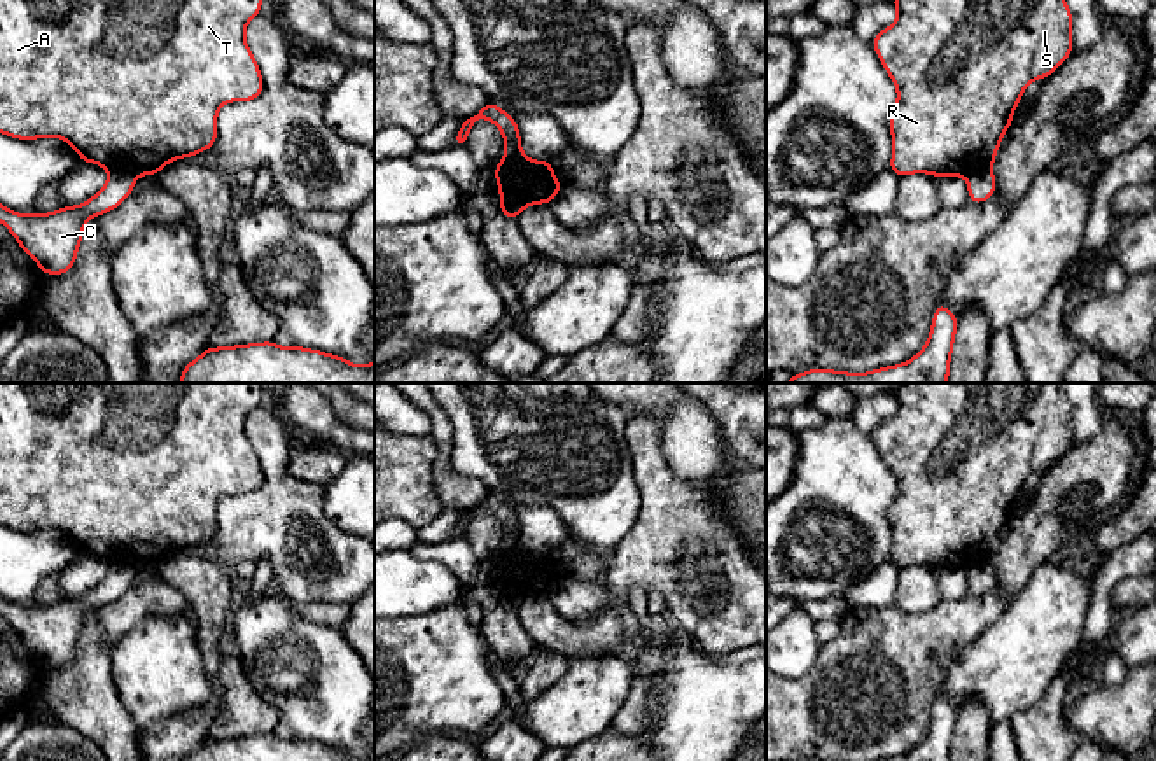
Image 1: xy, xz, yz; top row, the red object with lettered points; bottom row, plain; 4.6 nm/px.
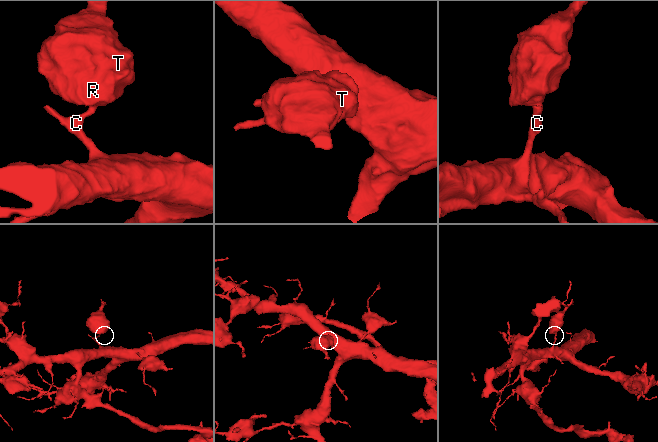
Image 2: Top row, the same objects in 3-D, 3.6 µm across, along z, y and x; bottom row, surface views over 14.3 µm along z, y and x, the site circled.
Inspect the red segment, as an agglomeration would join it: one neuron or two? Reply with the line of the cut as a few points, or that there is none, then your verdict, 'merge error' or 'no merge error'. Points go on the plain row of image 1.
cut xy (109, 564), (121, 562), (135, 569); merge error

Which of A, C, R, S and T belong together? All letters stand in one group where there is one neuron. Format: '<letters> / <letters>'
A R S T / C

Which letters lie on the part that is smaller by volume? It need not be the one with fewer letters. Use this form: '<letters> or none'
A, R, S, T

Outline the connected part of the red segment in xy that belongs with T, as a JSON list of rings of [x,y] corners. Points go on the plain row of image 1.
[[[0,383],[0,525],[35,532],[63,530],[82,555],[133,569],[157,567],[170,553],[192,549],[217,532],[217,504],[227,493],[252,493],[262,481],[259,457],[245,434],[245,420],[261,406],[261,383]]]

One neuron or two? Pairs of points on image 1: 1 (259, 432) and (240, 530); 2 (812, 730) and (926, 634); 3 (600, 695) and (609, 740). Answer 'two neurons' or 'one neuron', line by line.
1: one neuron
2: one neuron
3: two neurons

